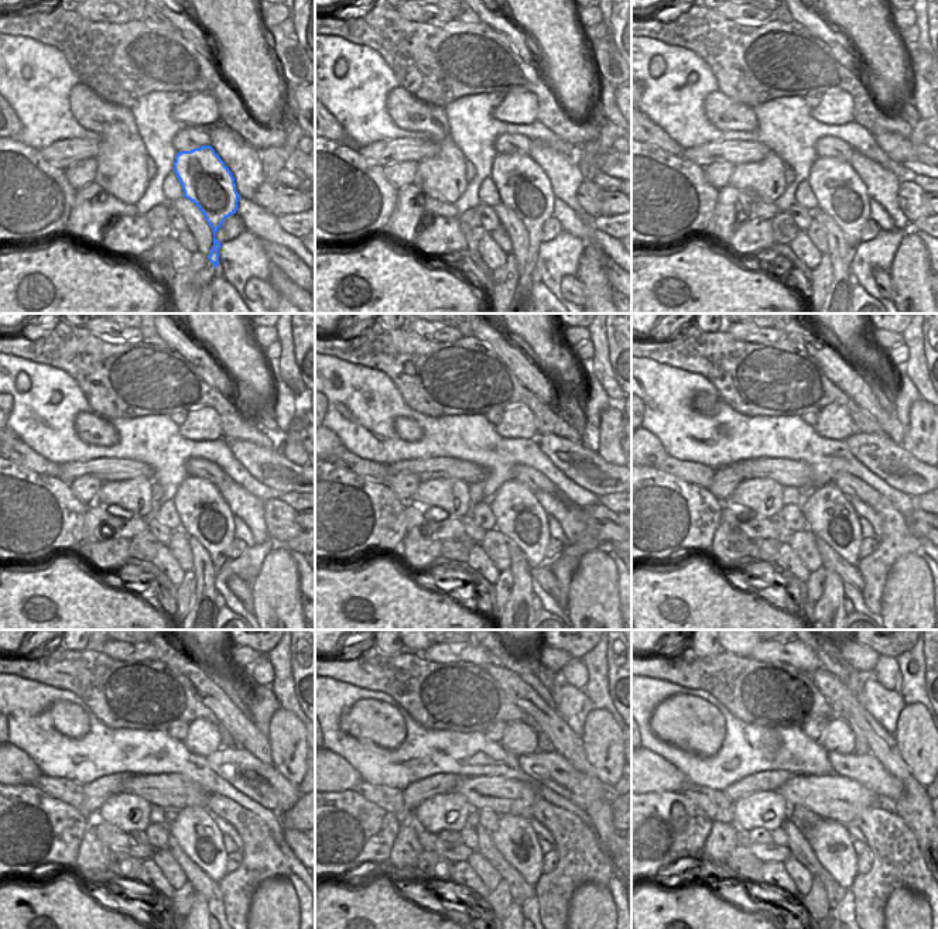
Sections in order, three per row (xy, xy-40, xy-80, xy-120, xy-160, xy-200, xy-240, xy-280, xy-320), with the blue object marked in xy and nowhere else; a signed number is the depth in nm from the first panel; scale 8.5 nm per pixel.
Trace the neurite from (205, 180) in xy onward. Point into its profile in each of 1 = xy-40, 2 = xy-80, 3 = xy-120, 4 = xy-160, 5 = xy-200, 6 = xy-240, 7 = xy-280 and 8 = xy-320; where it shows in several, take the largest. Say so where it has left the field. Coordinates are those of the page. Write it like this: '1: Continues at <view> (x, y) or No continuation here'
1: Continues at xy-40 (523, 185)
2: Continues at xy-80 (841, 194)
3: Continues at xy-120 (204, 514)
4: Continues at xy-160 (519, 516)
5: Continues at xy-200 (829, 516)
6: Continues at xy-240 (195, 832)
7: Continues at xy-280 (514, 839)
8: Continues at xy-320 (832, 844)

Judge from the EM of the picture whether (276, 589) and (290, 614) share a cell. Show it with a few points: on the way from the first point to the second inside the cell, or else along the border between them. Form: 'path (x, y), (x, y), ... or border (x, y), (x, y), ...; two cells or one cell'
path (276, 595), (277, 602), (284, 609); one cell

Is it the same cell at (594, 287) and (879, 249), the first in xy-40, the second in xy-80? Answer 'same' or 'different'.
different

